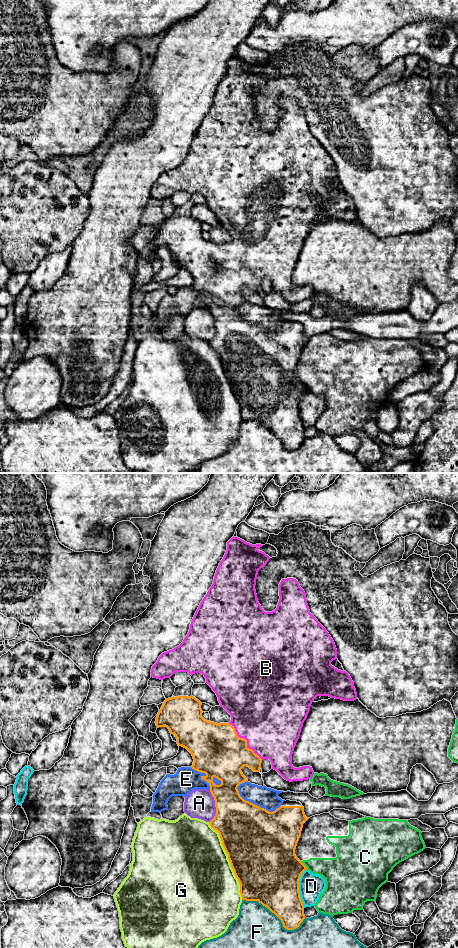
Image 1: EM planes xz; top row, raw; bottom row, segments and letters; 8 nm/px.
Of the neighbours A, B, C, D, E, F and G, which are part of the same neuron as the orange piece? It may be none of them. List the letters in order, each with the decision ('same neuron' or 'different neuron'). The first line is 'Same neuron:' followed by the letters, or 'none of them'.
Same neuron: B
A: different neuron
B: same neuron
C: different neuron
D: different neuron
E: different neuron
F: different neuron
G: different neuron

